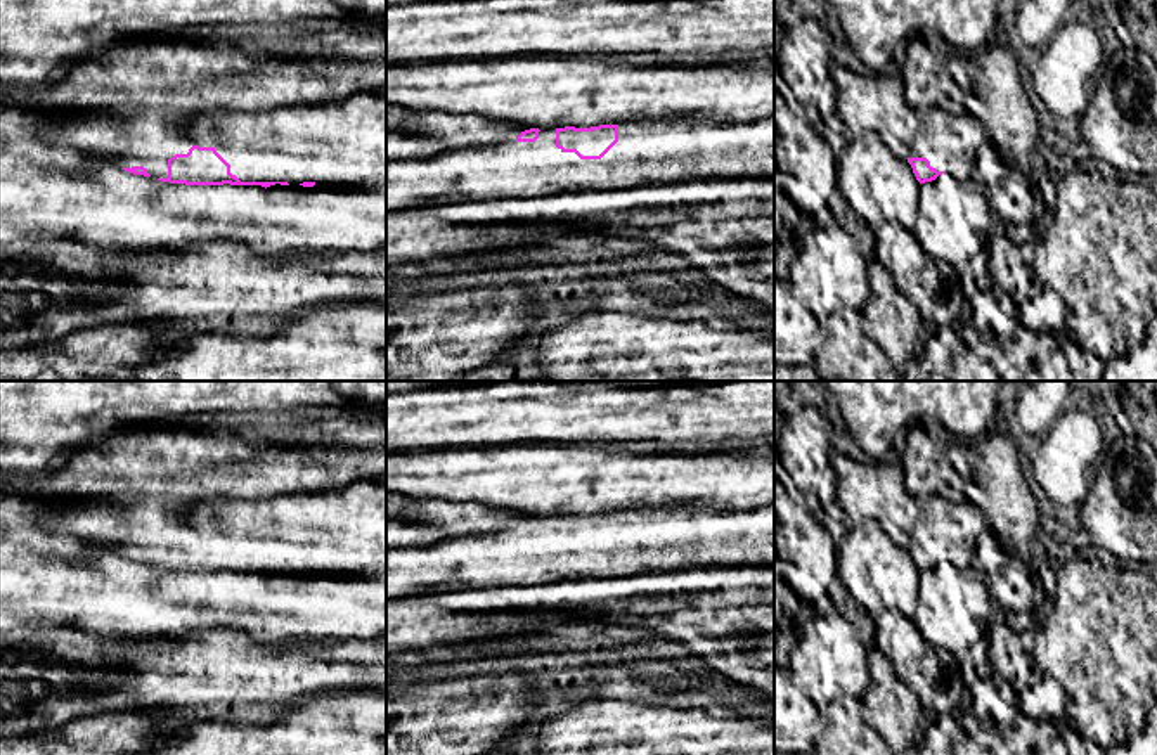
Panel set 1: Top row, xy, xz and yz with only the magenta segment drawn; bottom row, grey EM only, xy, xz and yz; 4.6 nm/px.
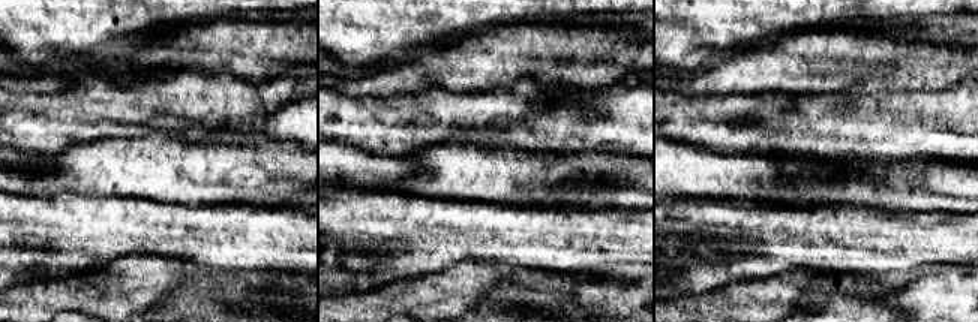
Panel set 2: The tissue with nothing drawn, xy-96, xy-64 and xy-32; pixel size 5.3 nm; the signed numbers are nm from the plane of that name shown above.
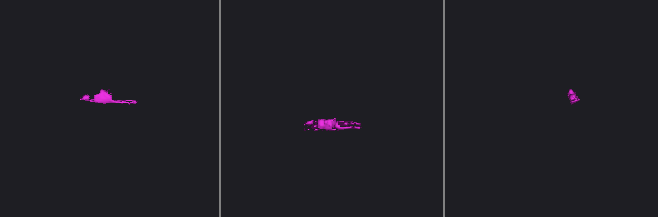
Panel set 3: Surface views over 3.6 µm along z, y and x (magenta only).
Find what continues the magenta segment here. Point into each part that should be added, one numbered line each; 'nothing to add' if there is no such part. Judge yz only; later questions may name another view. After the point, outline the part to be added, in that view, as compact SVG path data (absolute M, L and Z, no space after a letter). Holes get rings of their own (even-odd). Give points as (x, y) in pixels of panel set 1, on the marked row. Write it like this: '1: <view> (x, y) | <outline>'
1: yz (950, 142) | M934 107L921 114L909 158L927 158L937 171L970 185L975 152L986 140L987 130L973 114L954 116Z

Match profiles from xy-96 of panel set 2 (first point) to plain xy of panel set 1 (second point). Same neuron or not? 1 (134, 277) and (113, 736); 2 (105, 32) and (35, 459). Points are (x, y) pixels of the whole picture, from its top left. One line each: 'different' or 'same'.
1: same
2: same

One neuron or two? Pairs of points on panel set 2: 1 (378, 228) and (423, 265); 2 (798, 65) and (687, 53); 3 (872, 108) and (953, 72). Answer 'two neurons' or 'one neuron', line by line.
1: one neuron
2: two neurons
3: two neurons

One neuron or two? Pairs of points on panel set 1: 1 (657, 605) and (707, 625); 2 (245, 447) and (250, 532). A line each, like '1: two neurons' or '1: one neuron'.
1: one neuron
2: two neurons

